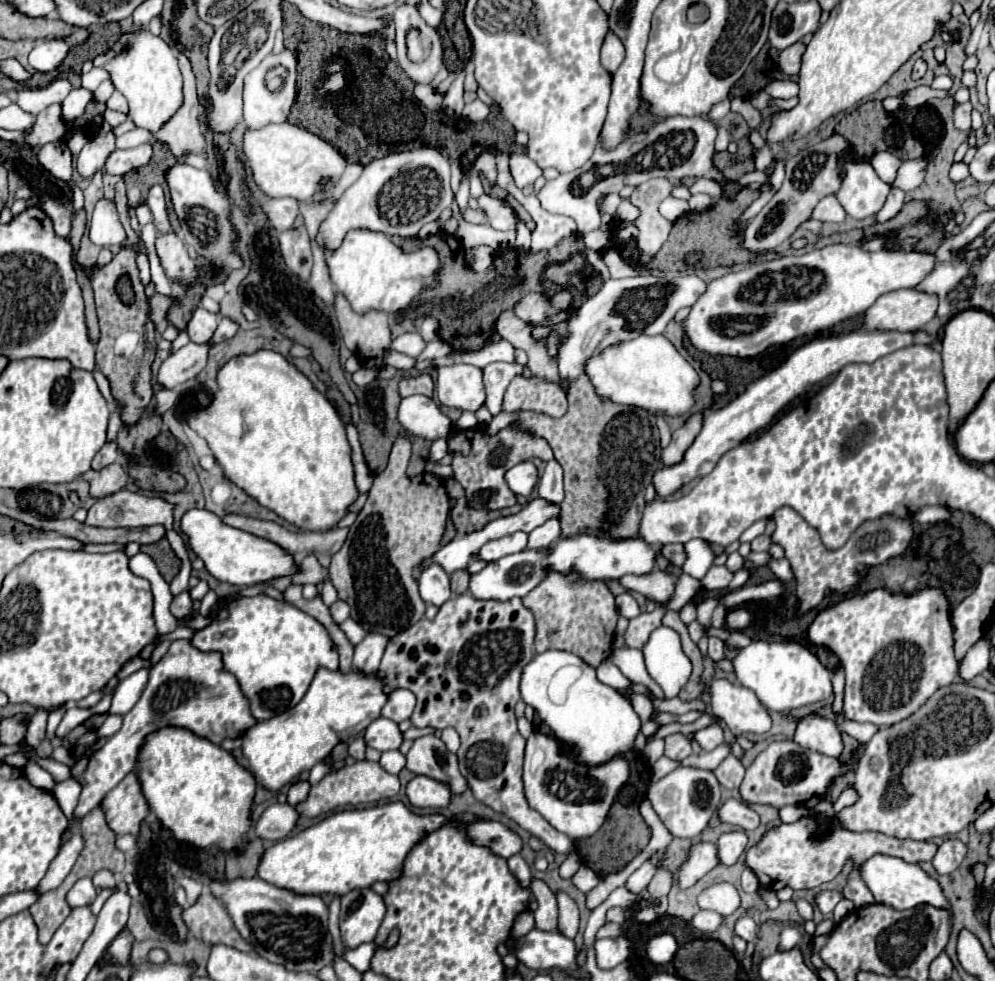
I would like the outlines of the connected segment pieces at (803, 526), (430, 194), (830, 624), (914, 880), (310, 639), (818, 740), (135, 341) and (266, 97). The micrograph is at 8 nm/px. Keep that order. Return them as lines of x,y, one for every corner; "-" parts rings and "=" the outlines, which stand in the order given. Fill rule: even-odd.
784,506
774,512
776,530
772,534
772,544
780,544
786,552
786,558
792,564
792,572
796,578
796,596
800,600
798,612
806,614
810,610
816,610
820,602
826,596
826,590
834,592
850,592
856,588
856,564
882,564
884,560
898,556
906,550
906,546
912,540
912,524
910,520
900,520
894,516
878,518
874,522
864,522
852,538
842,546
840,550
826,550
818,532
804,522
802,516
798,516
792,508
=
418,148
418,150
410,150
410,152
394,152
386,158
372,160
364,168
362,176
342,194
342,198
338,200
338,204
334,206
330,216
320,224
316,240
318,240
318,246
322,250
334,252
334,250
340,248
344,236
350,230
362,230
364,228
364,230
372,230
372,232
384,232
388,236
410,238
410,236
418,236
418,230
426,222
434,222
444,208
452,208
458,214
458,208
454,204
454,194
450,190
450,162
448,162
448,158
444,158
438,150
432,150
432,148
=
924,586
910,594
876,588
824,608
808,628
814,644
828,646
846,670
844,716
892,726
914,714
938,688
956,678
954,626
944,588
=
876,854
862,866
862,878
870,888
870,892
874,894
876,902
886,904
894,910
908,910
918,904
928,904
938,910
950,910
948,898
940,888
940,884
934,878
930,878
918,864
908,864
908,862
902,862
900,858
=
264,594
238,600
220,598
218,606
220,604
228,606
228,618
212,618
206,628
194,632
190,642
202,652
222,654
224,670
238,678
240,690
258,722
270,720
296,706
318,668
338,670
338,650
334,650
326,628
296,606
=
802,718
798,722
794,742
802,748
834,756
836,760
840,760
844,752
844,742
836,724
824,718
=
132,246
120,248
110,264
102,266
96,274
92,274
92,288
96,298
98,322
100,322
100,342
96,346
96,366
108,378
112,396
122,404
122,420
126,424
134,424
144,410
150,406
154,396
152,390
152,364
156,356
156,328
150,318
148,296
144,294
144,286
140,282
140,272
136,264
136,250
-
120,274
130,274
134,284
134,306
124,306
114,292
114,284
=
292,52
270,54
244,82
244,122
250,130
260,130
268,124
288,122
292,104
296,102
296,58

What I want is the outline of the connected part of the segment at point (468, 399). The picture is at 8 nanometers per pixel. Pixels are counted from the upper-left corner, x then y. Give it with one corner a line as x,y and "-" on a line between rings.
454,364
438,368
436,394
442,406
454,406
476,412
486,402
482,372
472,364

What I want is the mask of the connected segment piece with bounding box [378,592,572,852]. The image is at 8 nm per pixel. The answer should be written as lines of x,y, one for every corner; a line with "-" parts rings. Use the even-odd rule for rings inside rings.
470,592
454,596
450,602
442,604
434,620
422,618
402,634
390,640
386,654
380,664
380,676
386,676
386,692
396,688
408,688
416,694
418,704
412,714
412,724
418,728
456,728
460,734
458,762
460,772
468,780
468,786
476,800
490,806
520,824
524,830
538,836
554,852
570,852
572,840
550,826
540,812
530,808
524,786
522,786
522,760
526,740
520,736
514,718
514,706
520,700
520,678
522,670
534,658
534,614
522,604
522,598
500,600
478,600

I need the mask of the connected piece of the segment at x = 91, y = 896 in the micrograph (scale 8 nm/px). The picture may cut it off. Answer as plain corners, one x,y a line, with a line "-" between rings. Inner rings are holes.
78,880
67,894
67,902
74,907
91,905
98,893
92,880

